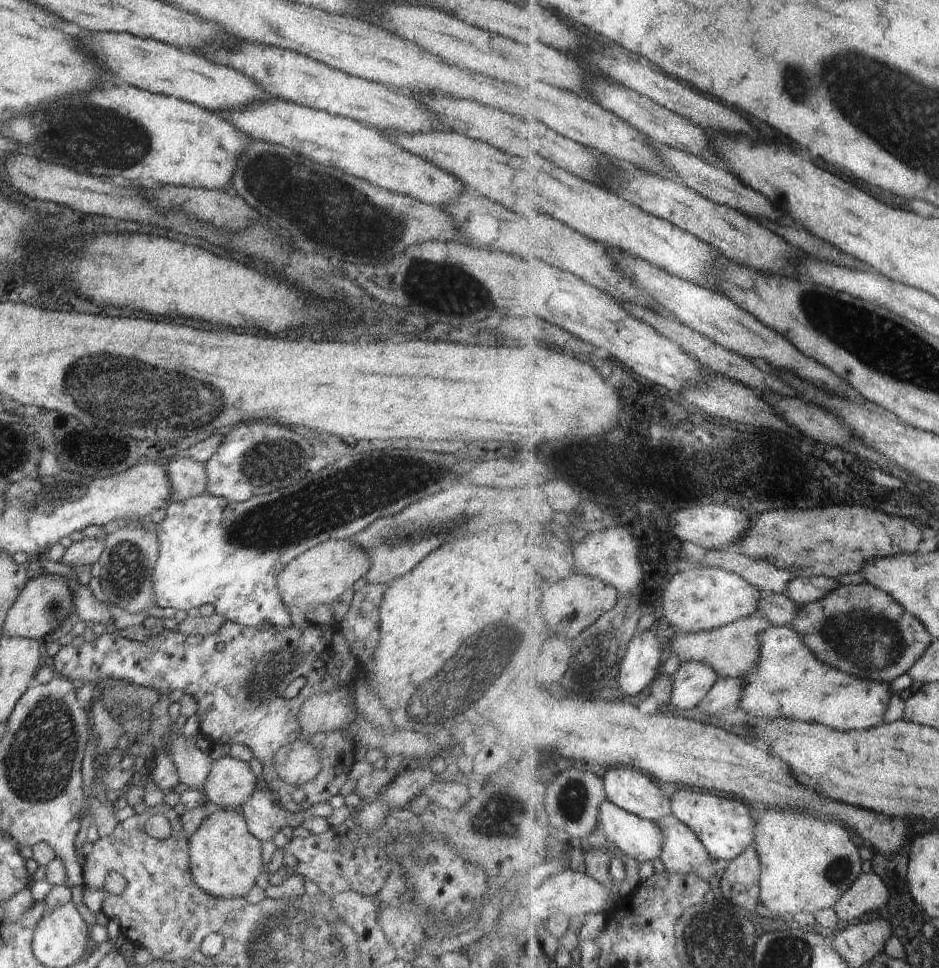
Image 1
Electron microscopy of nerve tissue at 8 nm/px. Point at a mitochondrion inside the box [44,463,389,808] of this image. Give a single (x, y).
(306, 654)

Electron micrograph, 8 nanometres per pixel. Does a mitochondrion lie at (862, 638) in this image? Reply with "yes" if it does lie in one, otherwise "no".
yes

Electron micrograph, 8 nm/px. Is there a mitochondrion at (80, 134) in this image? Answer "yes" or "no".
yes

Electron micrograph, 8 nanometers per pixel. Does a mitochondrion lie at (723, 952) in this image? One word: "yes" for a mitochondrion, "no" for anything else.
yes

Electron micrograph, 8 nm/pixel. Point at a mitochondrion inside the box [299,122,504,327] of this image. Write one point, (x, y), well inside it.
(431, 282)

